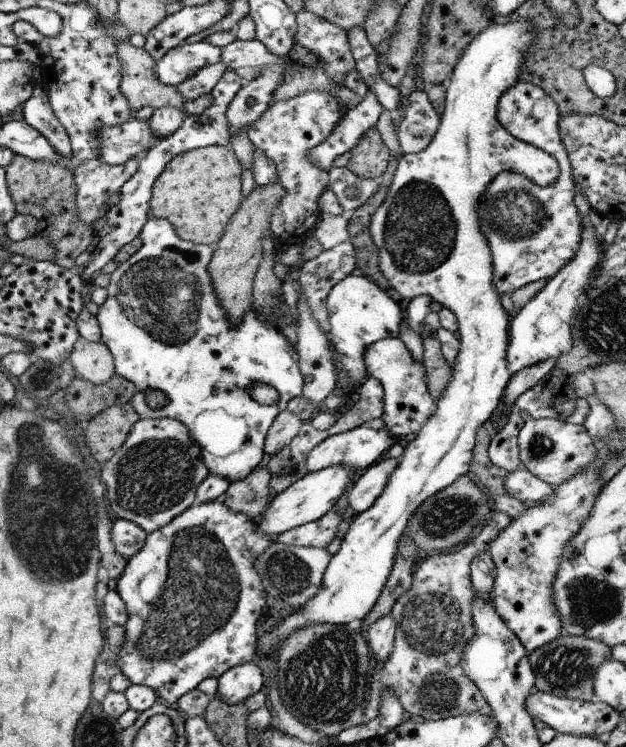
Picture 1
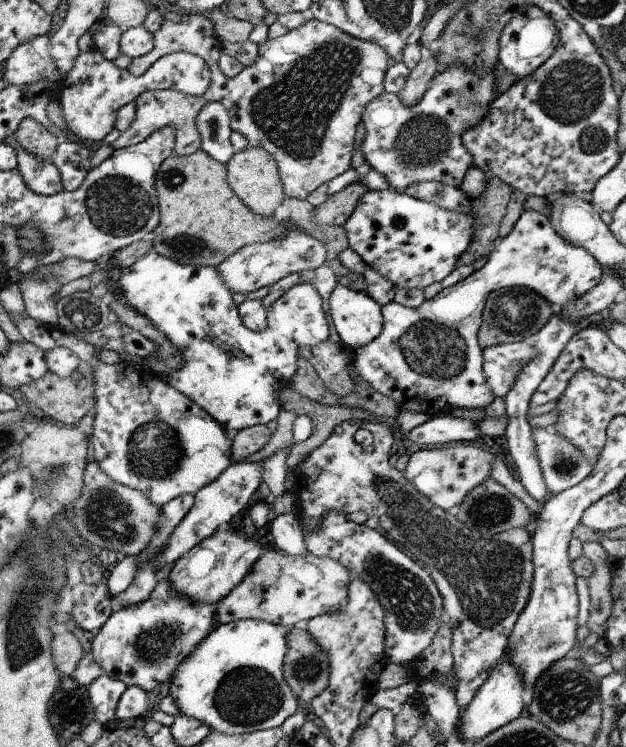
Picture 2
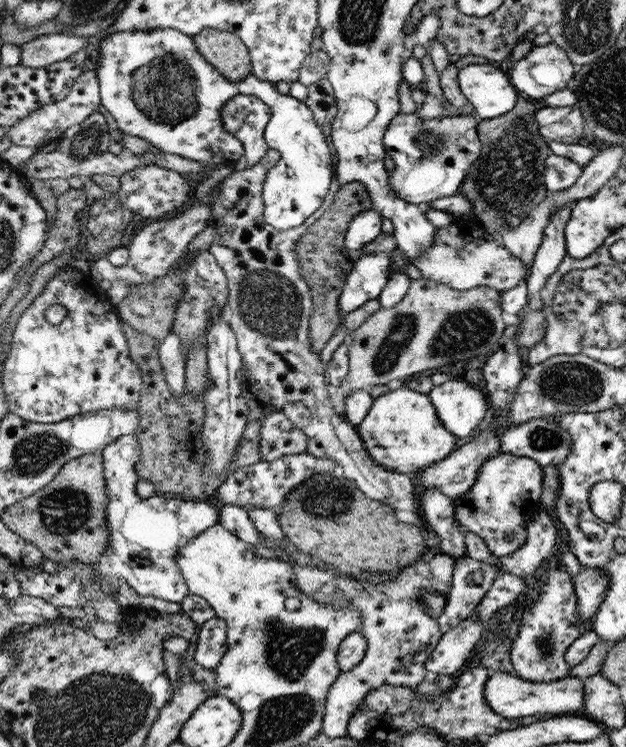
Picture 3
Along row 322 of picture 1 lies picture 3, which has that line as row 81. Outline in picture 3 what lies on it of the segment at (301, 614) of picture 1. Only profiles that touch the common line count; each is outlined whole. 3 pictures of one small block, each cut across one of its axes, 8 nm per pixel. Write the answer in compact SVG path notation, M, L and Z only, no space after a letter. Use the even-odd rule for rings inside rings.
M469 64L459 70L459 87L475 114L492 119L512 111L517 102L515 86L493 65Z

